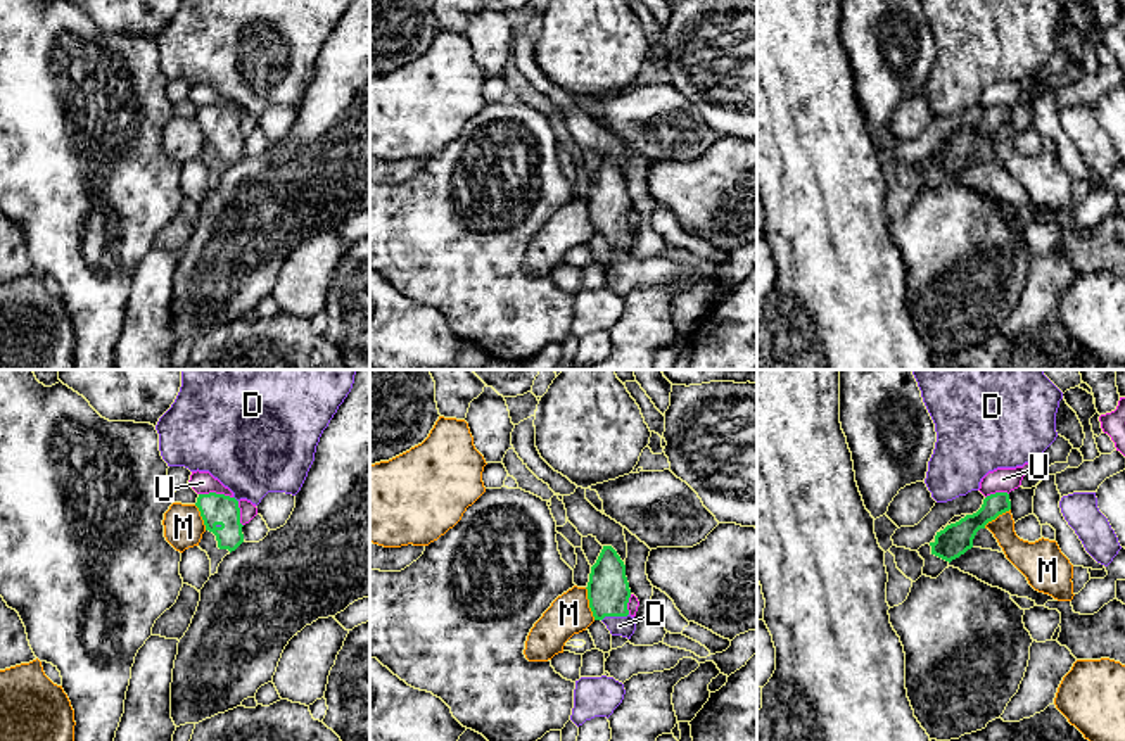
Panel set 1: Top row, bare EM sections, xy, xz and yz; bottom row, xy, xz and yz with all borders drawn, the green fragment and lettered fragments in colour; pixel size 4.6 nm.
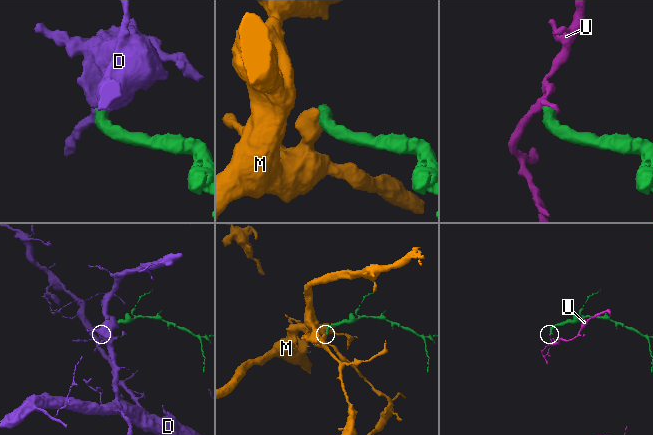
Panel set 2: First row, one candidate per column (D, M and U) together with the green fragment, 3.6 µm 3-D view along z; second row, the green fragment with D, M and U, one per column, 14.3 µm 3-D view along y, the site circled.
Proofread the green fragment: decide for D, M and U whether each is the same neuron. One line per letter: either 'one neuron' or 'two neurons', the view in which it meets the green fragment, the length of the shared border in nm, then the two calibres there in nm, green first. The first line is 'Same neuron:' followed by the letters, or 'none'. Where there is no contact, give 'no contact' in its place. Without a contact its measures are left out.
Same neuron: D
D: one neuron; meets green in xz; contact 130 nm long; 200 nm thick on the green side, 100 nm on the other
M: two neurons; meets green in xz; contact 160 nm long; 200 nm thick on the green side, 190 nm on the other
U: two neurons; meets green in xy; contact 160 nm long; 140 nm thick on the green side, 110 nm on the other

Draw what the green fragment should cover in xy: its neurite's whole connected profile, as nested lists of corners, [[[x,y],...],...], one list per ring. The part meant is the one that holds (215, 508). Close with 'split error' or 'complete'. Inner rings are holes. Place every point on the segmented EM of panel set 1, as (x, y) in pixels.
[[[181,370],[181,387],[171,408],[159,418],[159,451],[168,466],[209,472],[233,496],[199,494],[195,506],[219,549],[235,551],[244,542],[238,501],[259,504],[268,492],[296,496],[315,461],[323,430],[353,389],[356,370]]]; split error

